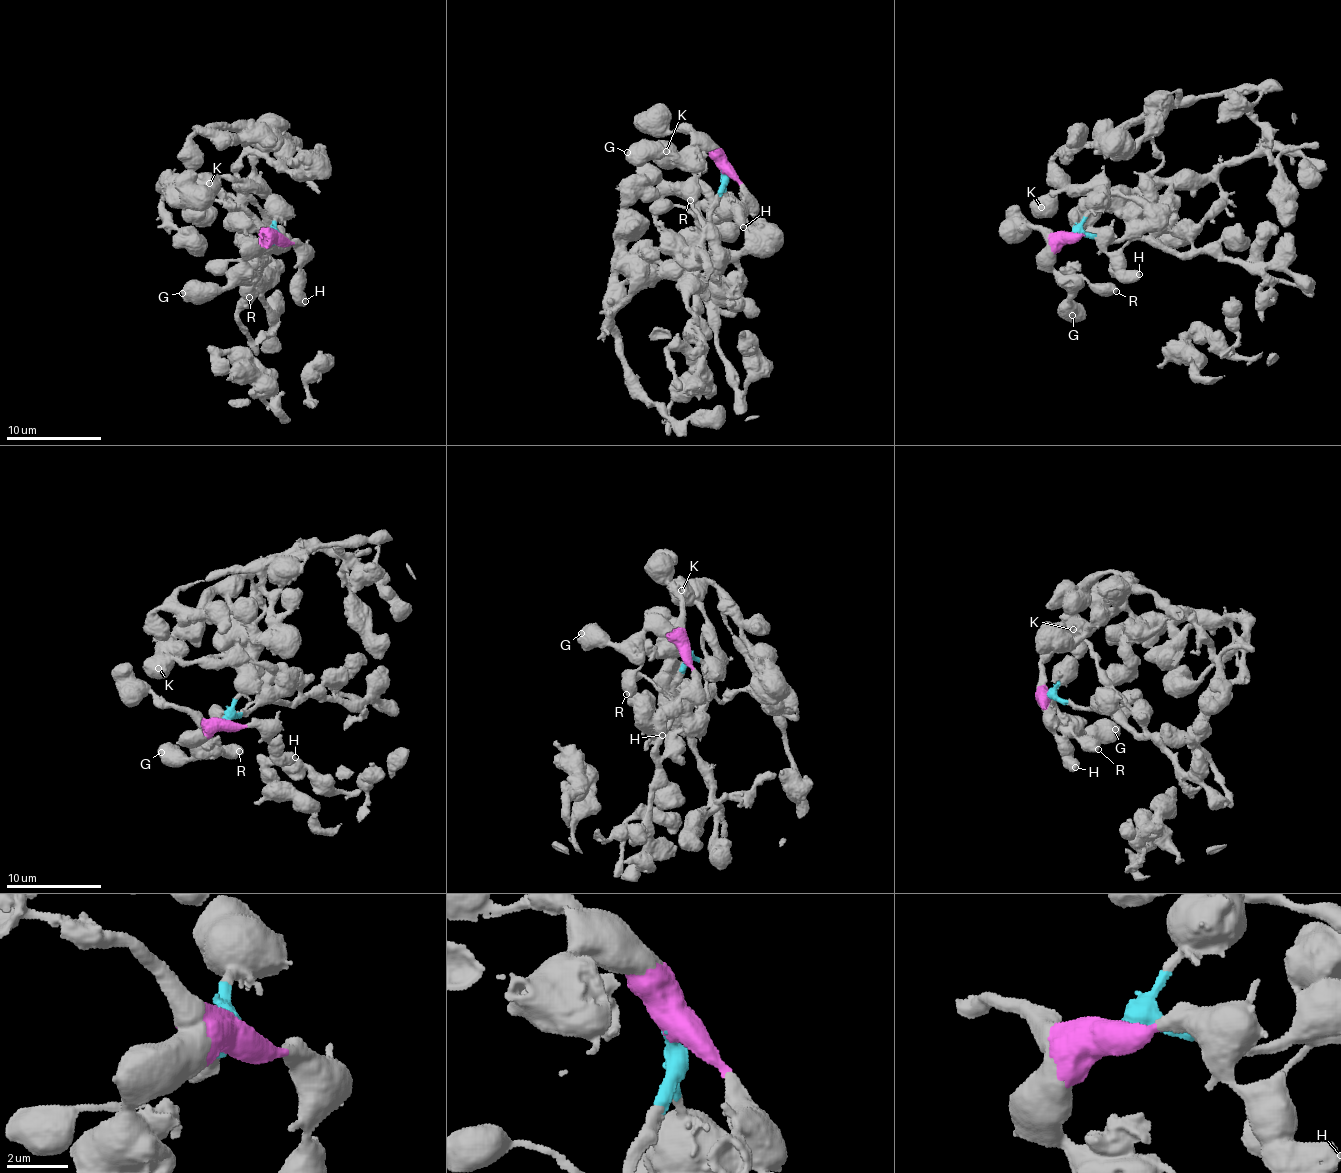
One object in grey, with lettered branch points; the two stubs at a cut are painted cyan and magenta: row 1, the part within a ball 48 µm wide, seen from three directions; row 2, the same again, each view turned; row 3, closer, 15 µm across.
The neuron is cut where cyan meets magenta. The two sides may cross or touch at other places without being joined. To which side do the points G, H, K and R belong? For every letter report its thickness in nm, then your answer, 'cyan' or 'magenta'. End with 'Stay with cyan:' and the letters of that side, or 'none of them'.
G: calibre 750 nm; magenta
H: calibre 650 nm; magenta
K: calibre 280 nm; cyan
R: calibre 800 nm; magenta
Stay with cyan: K

